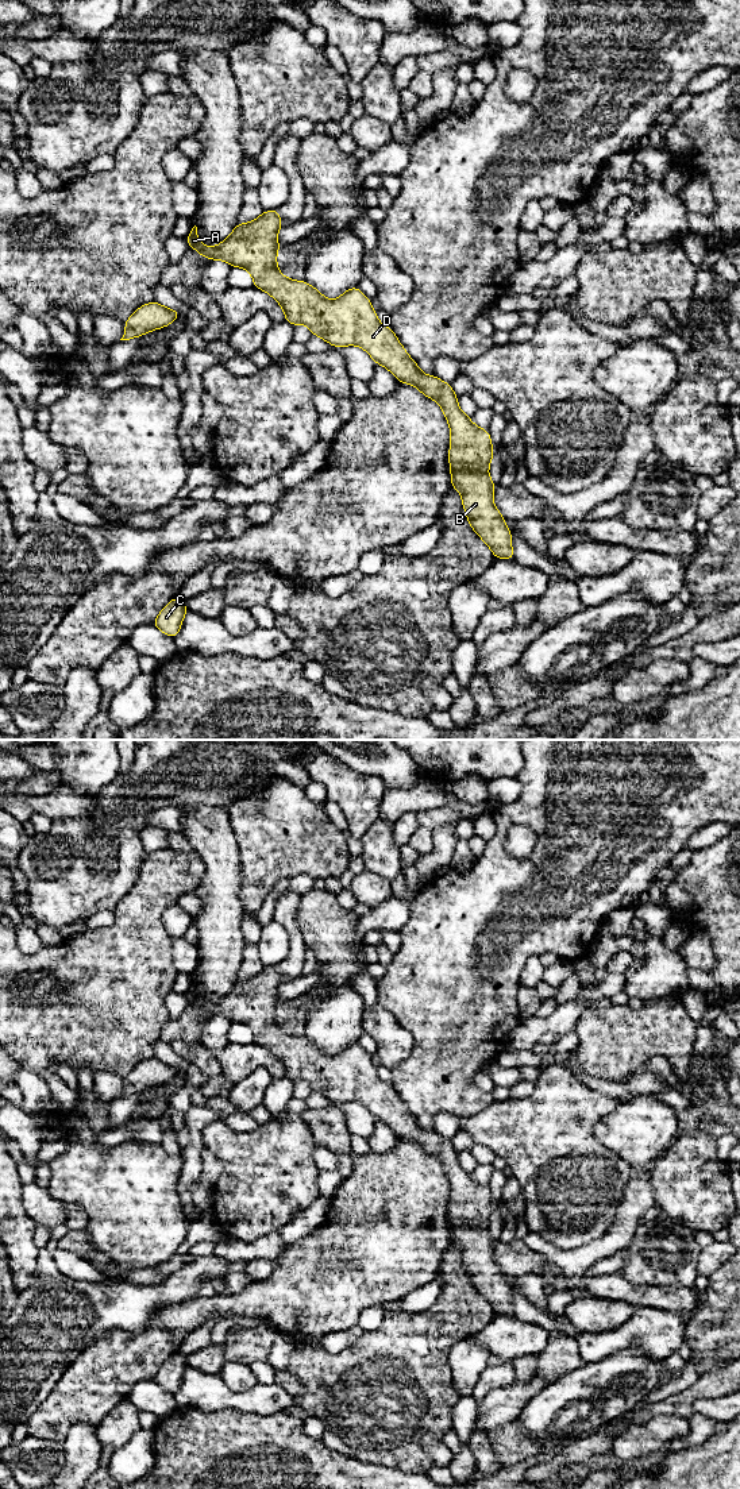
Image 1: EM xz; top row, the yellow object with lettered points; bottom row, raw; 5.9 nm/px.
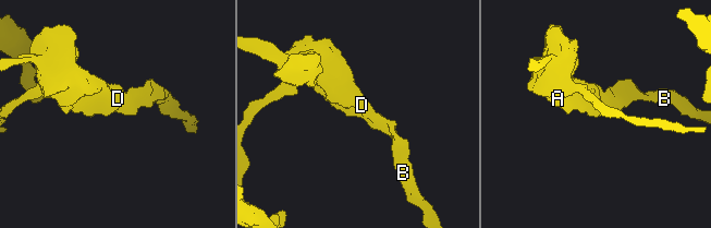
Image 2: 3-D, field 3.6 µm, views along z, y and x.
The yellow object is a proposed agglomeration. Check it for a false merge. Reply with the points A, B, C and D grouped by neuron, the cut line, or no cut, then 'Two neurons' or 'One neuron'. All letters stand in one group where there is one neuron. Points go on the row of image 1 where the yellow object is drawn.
Groups: A B C D. No split. One neuron

